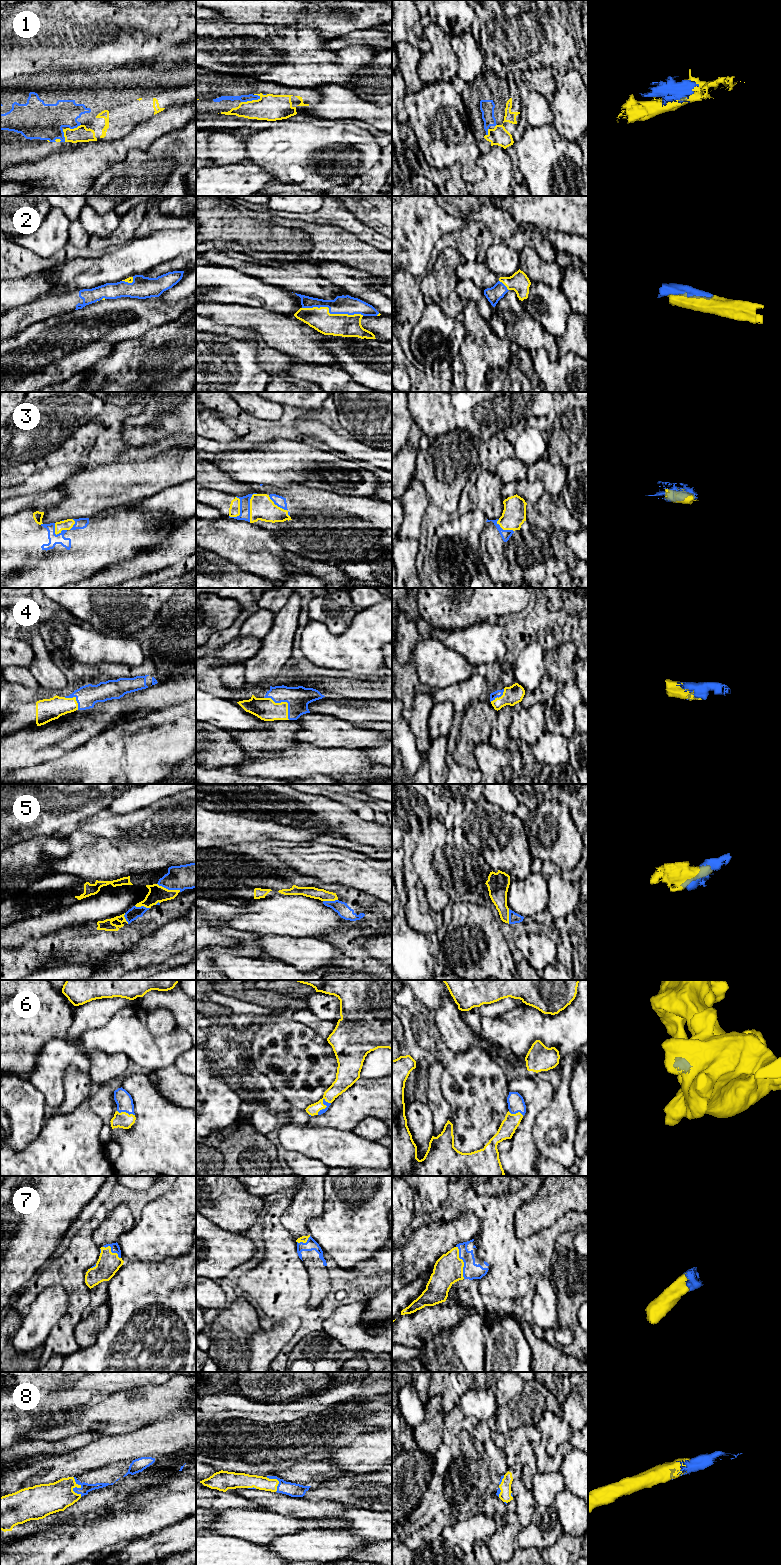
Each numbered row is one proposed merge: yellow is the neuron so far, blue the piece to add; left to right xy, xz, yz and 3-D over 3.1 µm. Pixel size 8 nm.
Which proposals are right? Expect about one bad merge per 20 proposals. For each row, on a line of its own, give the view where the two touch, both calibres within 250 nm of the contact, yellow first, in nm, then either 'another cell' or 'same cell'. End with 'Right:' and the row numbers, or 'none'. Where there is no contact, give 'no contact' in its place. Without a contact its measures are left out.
1: xz | 220/60 nm | same cell
2: xz | 180/150 nm | same cell
3: xz | 190/80 nm | same cell
4: xz | 180/190 nm | same cell
5: xy | 130/200 nm | same cell
6: xz | 140/40 nm | same cell
7: yz | 240/130 nm | same cell
8: xy | 240/80 nm | same cell
Right: 1, 2, 3, 4, 5, 6, 7, 8

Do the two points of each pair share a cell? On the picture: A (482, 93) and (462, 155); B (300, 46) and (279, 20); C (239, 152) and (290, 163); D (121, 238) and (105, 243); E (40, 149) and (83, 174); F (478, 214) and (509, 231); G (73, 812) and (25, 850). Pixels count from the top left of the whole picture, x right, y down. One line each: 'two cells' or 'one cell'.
A: two cells
B: two cells
C: two cells
D: one cell
E: two cells
F: one cell
G: two cells

